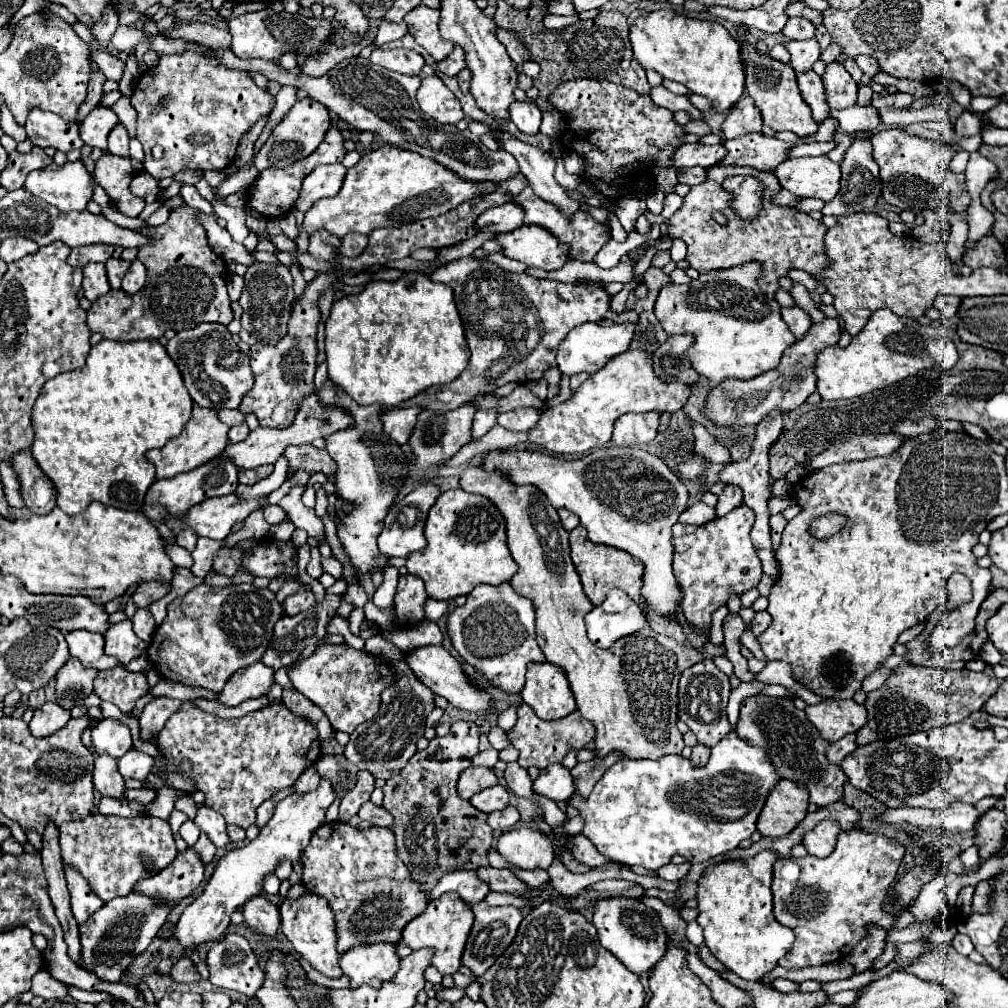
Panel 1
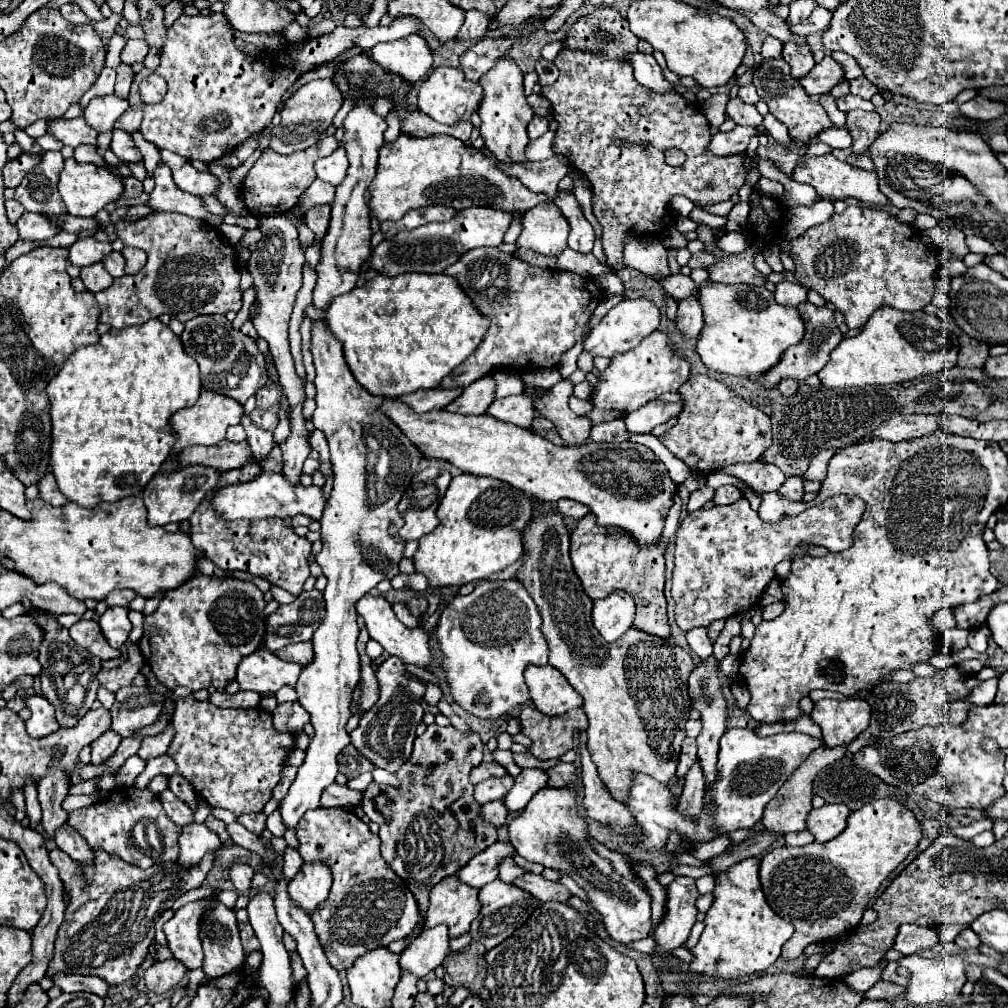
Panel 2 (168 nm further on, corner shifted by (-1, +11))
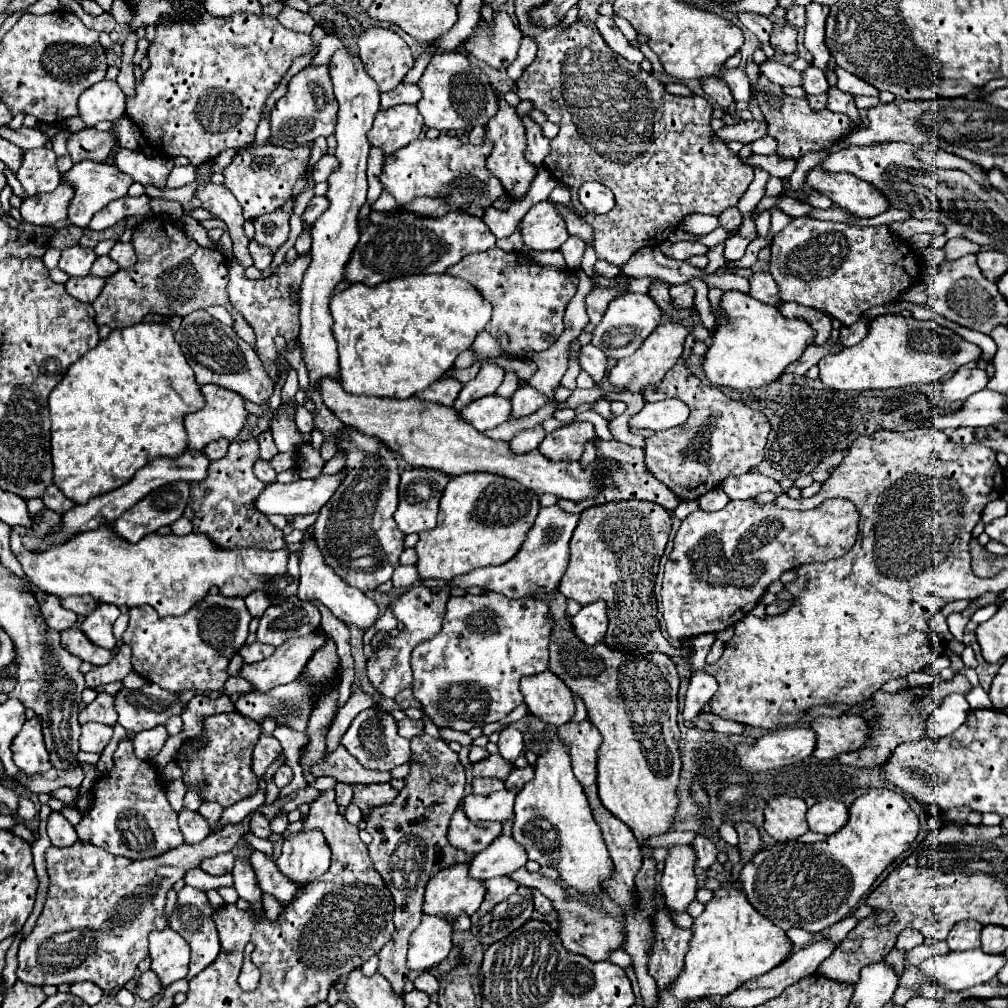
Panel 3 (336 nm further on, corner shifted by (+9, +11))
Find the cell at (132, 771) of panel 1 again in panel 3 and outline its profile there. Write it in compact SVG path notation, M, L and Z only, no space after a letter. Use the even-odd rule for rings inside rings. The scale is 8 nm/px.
M155 726L155 728L149 728L149 730L139 732L139 734L133 738L135 756L141 758L141 760L153 760L153 758L159 754L159 750L163 748L167 736L169 736L169 734L167 734L165 726Z

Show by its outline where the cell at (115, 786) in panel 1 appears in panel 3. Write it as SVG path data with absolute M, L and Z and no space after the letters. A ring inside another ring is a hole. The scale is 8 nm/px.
M87 722L81 726L81 750L83 752L95 752L101 754L103 748L109 744L111 736L113 736L113 726L105 726L105 724L95 724L95 722Z

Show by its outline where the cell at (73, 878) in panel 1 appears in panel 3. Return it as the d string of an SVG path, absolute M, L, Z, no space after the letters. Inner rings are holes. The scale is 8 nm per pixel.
M51 812L47 820L47 834L51 844L57 848L69 848L79 840L75 828L59 812Z

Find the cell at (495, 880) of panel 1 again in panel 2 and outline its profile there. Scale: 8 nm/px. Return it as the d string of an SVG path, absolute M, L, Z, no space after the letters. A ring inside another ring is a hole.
M523 874L521 878L515 880L515 884L523 890L527 890L529 894L533 894L539 902L567 902L571 898L571 892L563 886L563 884L555 884L545 880L543 876L537 874Z

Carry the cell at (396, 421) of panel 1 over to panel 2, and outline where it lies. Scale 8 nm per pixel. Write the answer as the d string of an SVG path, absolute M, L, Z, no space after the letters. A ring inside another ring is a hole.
M433 388L433 390L417 390L409 396L401 396L399 400L411 406L415 412L431 412L445 408L451 400L461 396L463 388Z

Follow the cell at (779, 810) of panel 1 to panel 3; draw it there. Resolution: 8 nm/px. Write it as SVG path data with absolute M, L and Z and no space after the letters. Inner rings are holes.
M775 796L767 802L763 816L765 816L765 832L779 842L793 840L805 834L807 820L805 820L807 804L801 798L791 796Z

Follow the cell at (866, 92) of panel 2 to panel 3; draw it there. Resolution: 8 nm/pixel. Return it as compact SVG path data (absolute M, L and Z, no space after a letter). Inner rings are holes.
M835 68L835 74L837 74L837 88L841 92L847 92L847 94L853 94L853 96L879 96L879 90L867 82L863 82L861 78L849 74L847 70L843 68Z

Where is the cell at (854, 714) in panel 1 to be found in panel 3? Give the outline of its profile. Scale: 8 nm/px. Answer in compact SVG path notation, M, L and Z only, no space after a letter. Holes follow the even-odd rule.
M843 714L837 718L819 716L811 722L811 730L817 734L813 756L819 760L837 758L841 752L861 748L867 742L865 720L855 714Z

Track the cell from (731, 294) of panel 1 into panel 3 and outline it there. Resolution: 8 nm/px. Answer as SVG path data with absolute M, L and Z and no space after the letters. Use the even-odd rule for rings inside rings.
M729 290L721 298L723 316L711 332L711 344L703 356L703 372L711 384L737 390L759 388L777 380L795 362L815 336L805 320L785 318L777 306L767 306L749 294Z

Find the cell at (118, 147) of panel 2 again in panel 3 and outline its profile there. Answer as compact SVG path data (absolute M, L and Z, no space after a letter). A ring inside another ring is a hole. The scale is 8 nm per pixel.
M117 146L113 152L113 164L139 184L165 186L167 172L171 172L173 168L173 158L167 158L167 156L149 158L143 152Z

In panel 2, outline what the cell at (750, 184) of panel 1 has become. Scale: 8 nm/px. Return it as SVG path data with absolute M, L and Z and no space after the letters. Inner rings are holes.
M563 48L553 62L559 68L559 78L555 84L541 88L541 96L545 96L553 104L553 118L559 124L553 138L553 152L565 156L569 164L581 170L589 180L593 212L603 226L605 258L615 272L627 268L627 264L623 262L623 246L629 234L647 238L657 236L665 228L663 216L669 214L667 206L673 196L681 194L695 206L711 206L729 200L745 184L745 154L723 158L713 156L707 148L711 140L711 126L707 116L699 106L689 104L679 92L659 94L649 92L649 88L641 88L641 84L633 80L633 66L627 60L609 60L607 56L593 56L593 52ZM617 140L621 140L623 146L617 146ZM631 146L637 146L641 150L629 152L633 150ZM669 148L677 148L687 154L687 162L681 168L673 168L665 162L665 152Z

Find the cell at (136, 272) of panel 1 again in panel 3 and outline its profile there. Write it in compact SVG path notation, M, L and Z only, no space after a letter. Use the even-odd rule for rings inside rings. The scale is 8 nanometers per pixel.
M117 242L111 252L109 252L109 258L115 260L119 264L119 268L129 268L137 262L137 254L133 250L131 244L125 244L125 242Z

